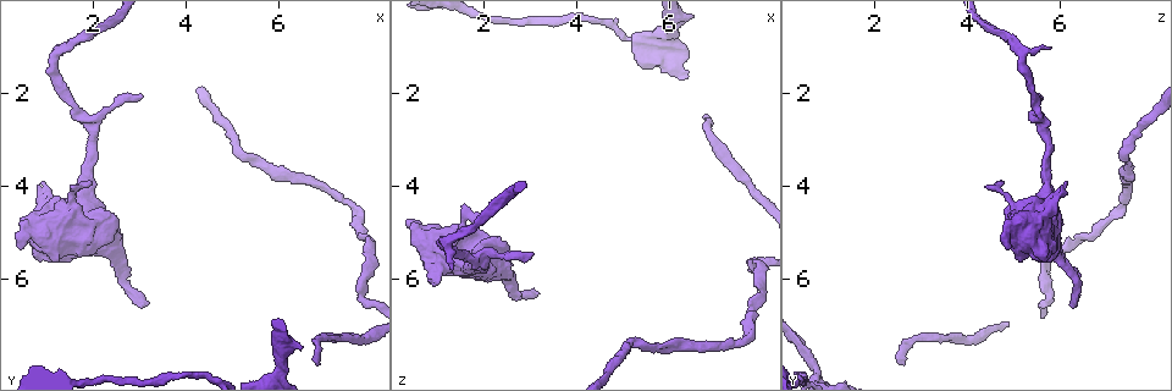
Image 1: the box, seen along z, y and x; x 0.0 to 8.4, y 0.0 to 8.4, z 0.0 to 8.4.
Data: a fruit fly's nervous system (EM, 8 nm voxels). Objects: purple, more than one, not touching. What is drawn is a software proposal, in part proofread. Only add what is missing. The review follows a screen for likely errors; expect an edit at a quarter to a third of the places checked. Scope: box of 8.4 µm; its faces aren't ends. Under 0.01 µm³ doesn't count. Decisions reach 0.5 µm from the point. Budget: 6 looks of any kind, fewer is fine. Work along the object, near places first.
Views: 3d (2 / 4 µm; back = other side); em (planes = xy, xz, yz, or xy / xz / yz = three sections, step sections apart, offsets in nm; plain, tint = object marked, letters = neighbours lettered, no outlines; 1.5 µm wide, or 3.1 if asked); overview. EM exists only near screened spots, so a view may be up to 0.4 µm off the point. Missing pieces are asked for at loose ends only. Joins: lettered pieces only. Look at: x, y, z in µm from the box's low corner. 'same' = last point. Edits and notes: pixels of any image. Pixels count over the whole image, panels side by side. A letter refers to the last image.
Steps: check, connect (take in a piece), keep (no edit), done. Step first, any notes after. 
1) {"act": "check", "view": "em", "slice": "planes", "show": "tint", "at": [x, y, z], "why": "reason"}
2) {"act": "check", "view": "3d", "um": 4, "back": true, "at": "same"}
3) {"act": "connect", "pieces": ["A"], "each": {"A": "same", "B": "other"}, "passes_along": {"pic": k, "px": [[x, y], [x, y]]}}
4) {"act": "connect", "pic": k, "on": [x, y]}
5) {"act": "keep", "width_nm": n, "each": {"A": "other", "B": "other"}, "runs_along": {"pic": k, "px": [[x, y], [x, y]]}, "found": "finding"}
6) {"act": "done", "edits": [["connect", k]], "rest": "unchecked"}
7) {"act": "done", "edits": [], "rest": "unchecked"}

{"act": "check", "view": "em", "slice": "planes", "show": "letters", "at": [3.20, 6.55, 6.25], "why": "branch stops here"}

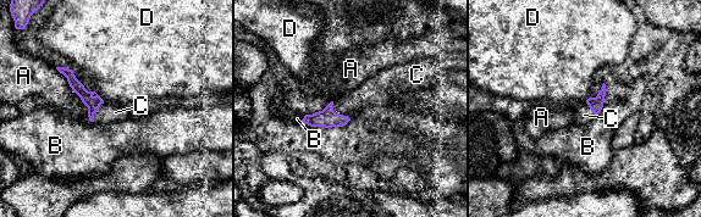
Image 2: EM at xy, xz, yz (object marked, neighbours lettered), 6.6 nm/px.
{"act": "connect", "pieces": ["C"], "each": {"A": "other", "B": "other", "C": "same", "D": "other"}, "passes_along": {"pic": 2, "px": [[327, 117], [337, 113], [369, 93]]}, "found": "it goes on there"}

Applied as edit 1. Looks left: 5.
{"act": "check", "view": "overview", "why": "see it whole again"}

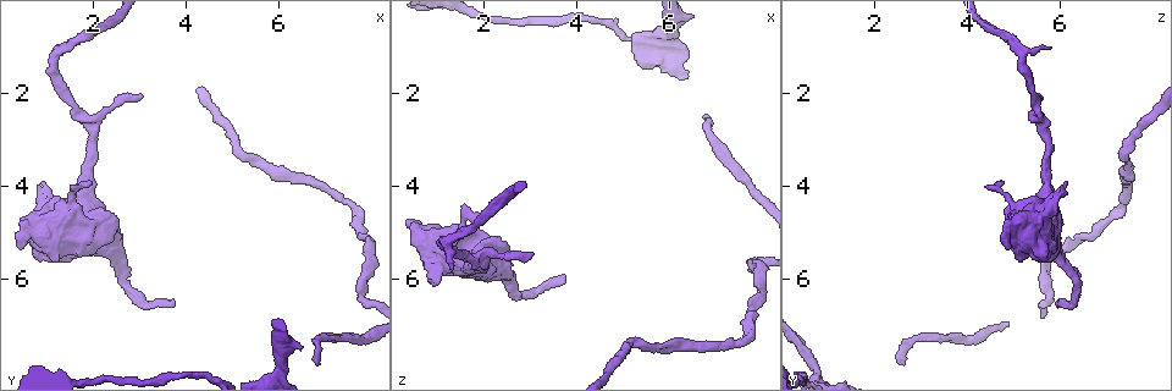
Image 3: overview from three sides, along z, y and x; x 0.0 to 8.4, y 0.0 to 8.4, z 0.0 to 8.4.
{"act": "check", "view": "em", "slice": "xy", "step": 4, "show": "plain", "at": [3.10, 2.05, 5.45], "why": "an open end"}

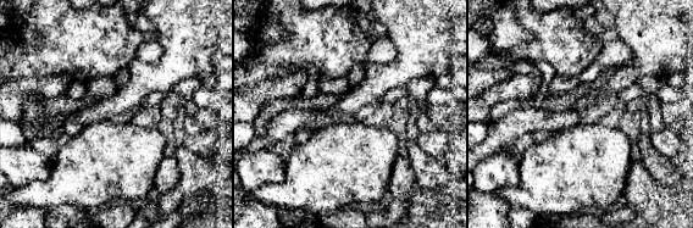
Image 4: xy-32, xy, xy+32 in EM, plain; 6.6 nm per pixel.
{"act": "check", "view": "em", "slice": "xy", "step": 4, "show": "letters", "at": "same", "why": "what lies round it"}

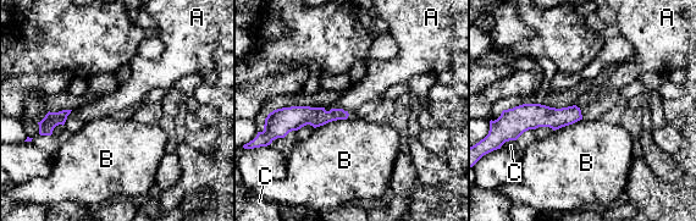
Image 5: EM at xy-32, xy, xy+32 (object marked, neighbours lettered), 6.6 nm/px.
{"act": "keep", "each": {"A": "other", "B": "other", "C": "other"}, "runs_along": {"pic": 5, "px": [[344, 114], [330, 116], [279, 116]]}, "found": "none of them fits"}

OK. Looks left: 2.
{"act": "check", "view": "em", "slice": "xy", "step": 8, "show": "plain", "at": [6.80, 7.75, 2.55], "why": "an open end"}

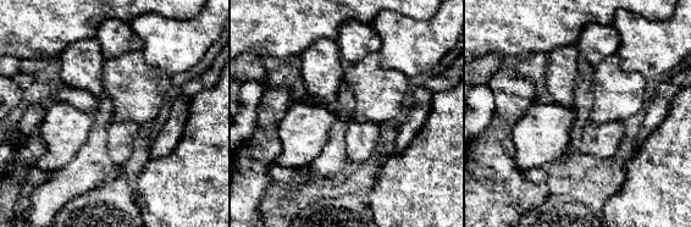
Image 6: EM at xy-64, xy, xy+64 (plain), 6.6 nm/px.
{"act": "check", "view": "em", "slice": "xy", "step": 8, "show": "letters", "at": "same"}

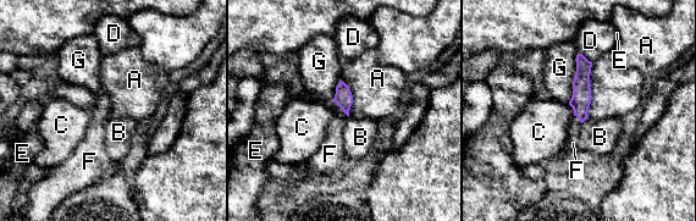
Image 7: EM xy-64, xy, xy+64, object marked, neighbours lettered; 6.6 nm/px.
{"act": "connect", "pieces": ["F"], "width_nm": 120, "each": {"A": "other", "B": "other", "C": "other", "D": "other", "E": "other", "F": "same", "G": "other"}, "passes_along": {"pic": 7, "px": [[343, 98], [341, 108], [332, 144]]}, "found": "it goes on there"}

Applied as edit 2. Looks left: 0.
{"act": "done", "edits": [["connect", 2], ["connect", 7]], "rest": "unchecked"}

